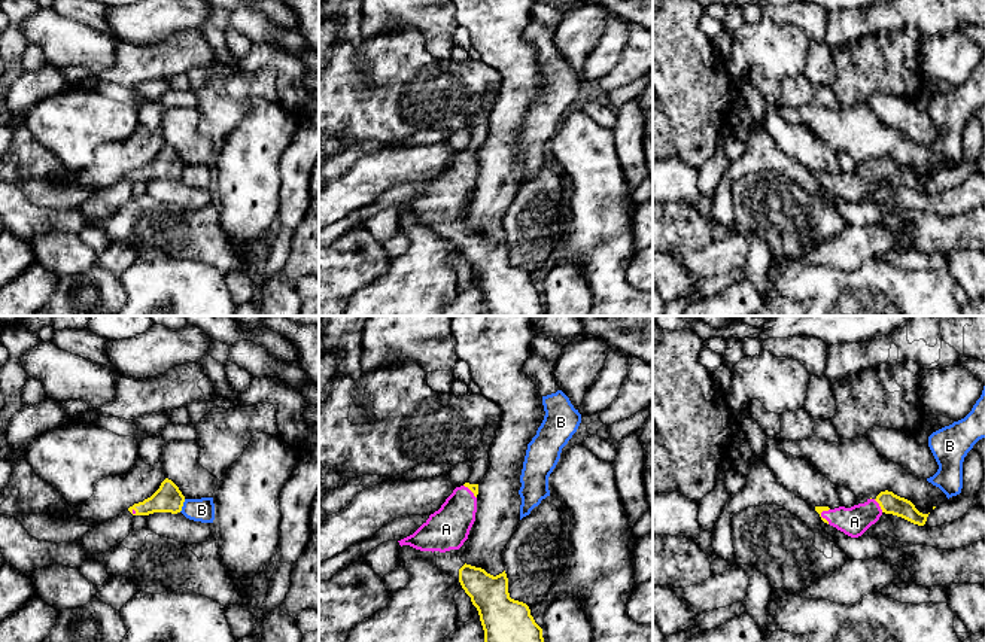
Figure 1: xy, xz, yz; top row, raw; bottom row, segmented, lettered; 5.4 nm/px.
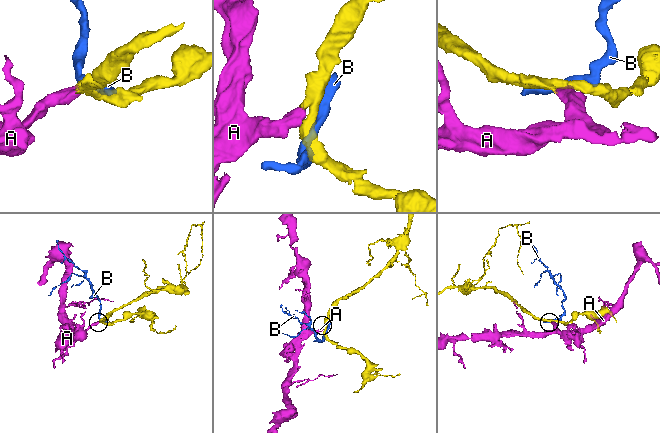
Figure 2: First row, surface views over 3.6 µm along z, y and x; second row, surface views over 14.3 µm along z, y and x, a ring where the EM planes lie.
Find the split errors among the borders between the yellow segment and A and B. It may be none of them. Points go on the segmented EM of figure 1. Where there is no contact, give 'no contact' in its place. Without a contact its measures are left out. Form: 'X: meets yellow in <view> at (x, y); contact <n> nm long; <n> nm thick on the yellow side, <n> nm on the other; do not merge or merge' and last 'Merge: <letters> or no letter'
A: meets yellow in yz at (879, 505); contact 90 nm long; 110 nm thick on the yellow side, 160 nm on the other; merge
B: meets yellow in xy at (182, 505); contact 80 nm long; 150 nm thick on the yellow side, 130 nm on the other; do not merge
Merge: A

